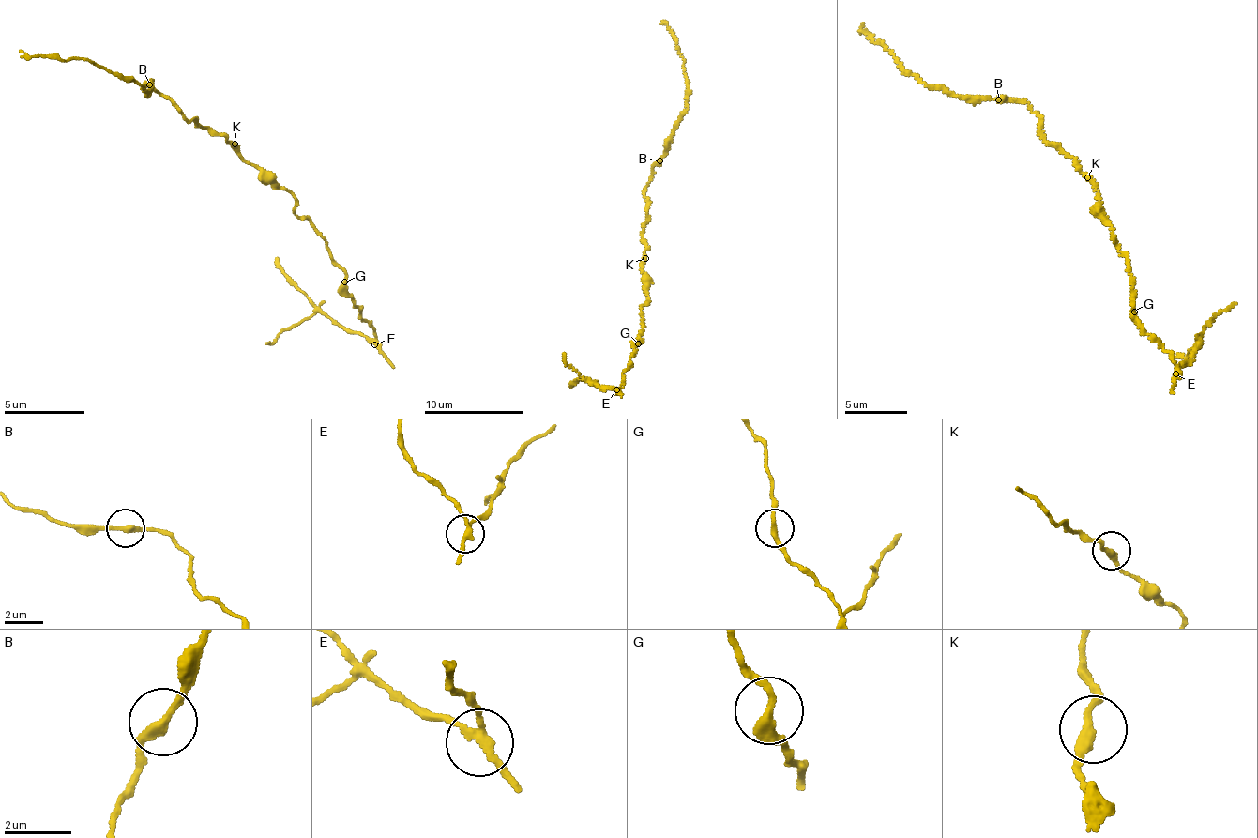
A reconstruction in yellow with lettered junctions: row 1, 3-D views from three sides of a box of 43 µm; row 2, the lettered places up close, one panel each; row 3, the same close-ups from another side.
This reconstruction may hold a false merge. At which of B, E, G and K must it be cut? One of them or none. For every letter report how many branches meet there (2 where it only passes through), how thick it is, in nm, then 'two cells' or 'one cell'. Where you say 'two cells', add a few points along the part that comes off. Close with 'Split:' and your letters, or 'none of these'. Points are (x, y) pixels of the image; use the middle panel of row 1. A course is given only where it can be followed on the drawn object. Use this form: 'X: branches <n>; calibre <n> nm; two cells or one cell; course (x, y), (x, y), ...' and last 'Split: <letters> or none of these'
B: branches 2; calibre 260 nm; one cell
E: branches 3; calibre 200 nm; two cells; course (616, 388), (600, 388), (582, 378), (570, 388)
G: branches 2; calibre 260 nm; one cell
K: branches 2; calibre 260 nm; one cell
Split: E

